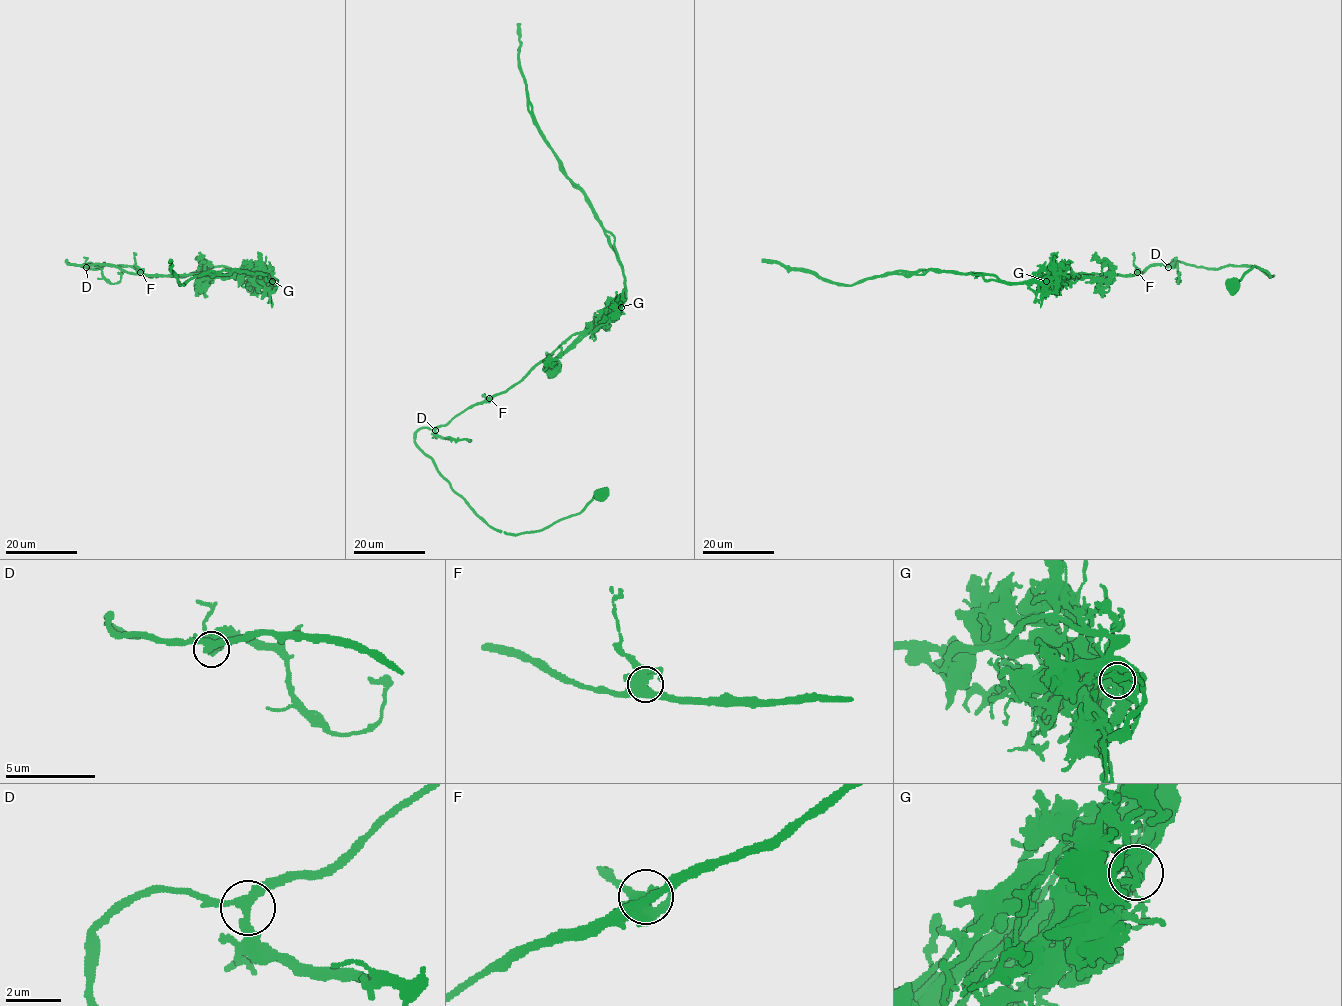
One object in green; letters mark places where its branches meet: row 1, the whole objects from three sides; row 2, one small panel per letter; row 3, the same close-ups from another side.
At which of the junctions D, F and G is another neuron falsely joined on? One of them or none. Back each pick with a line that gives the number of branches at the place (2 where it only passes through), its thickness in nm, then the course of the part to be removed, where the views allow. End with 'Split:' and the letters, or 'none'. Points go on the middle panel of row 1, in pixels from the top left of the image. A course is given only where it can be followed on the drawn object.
G: branches 5; calibre 480 nm; course (620, 307), (625, 292), (623, 270), (609, 237), (587, 198), (567, 176), (533, 113), (518, 58), (518, 24)
Split: G

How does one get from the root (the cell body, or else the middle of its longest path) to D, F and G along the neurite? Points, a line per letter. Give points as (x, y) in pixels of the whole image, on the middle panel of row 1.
D: (602, 492), (580, 512), (542, 529), (498, 532), (451, 487), (415, 442), (421, 428), (435, 430)
F: (602, 492), (580, 512), (537, 531), (507, 534), (491, 528), (414, 440), (421, 428), (447, 425), (489, 398)
G: (602, 492), (542, 529), (507, 534), (451, 487), (414, 434), (506, 392), (573, 335), (620, 307)

